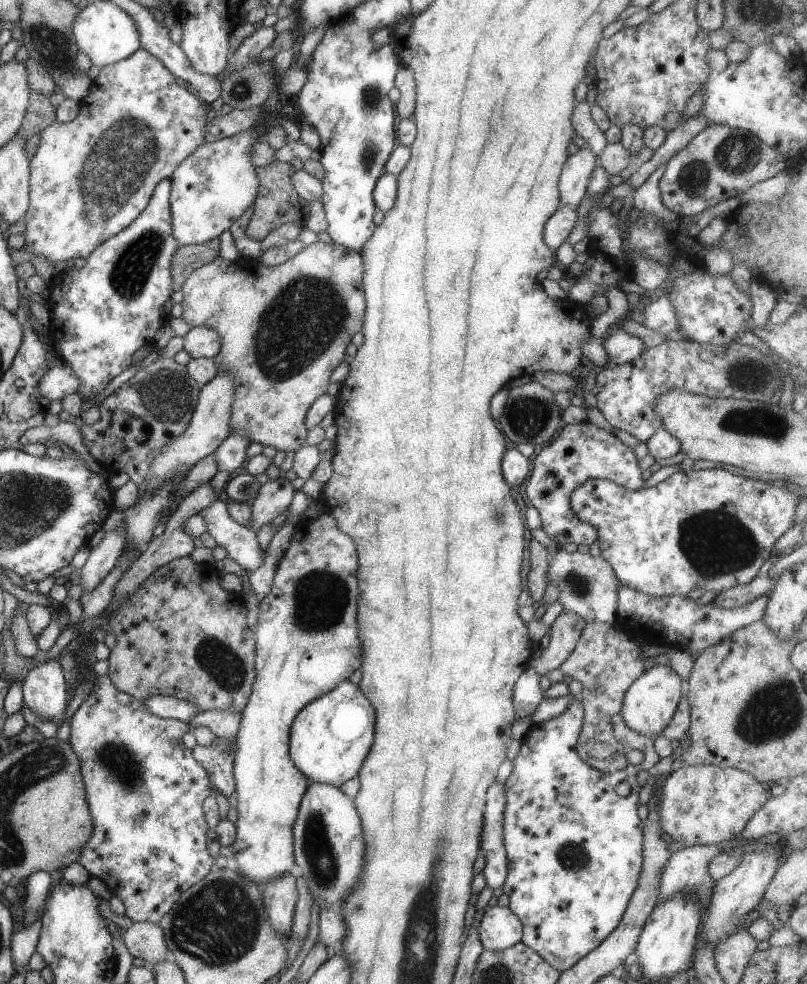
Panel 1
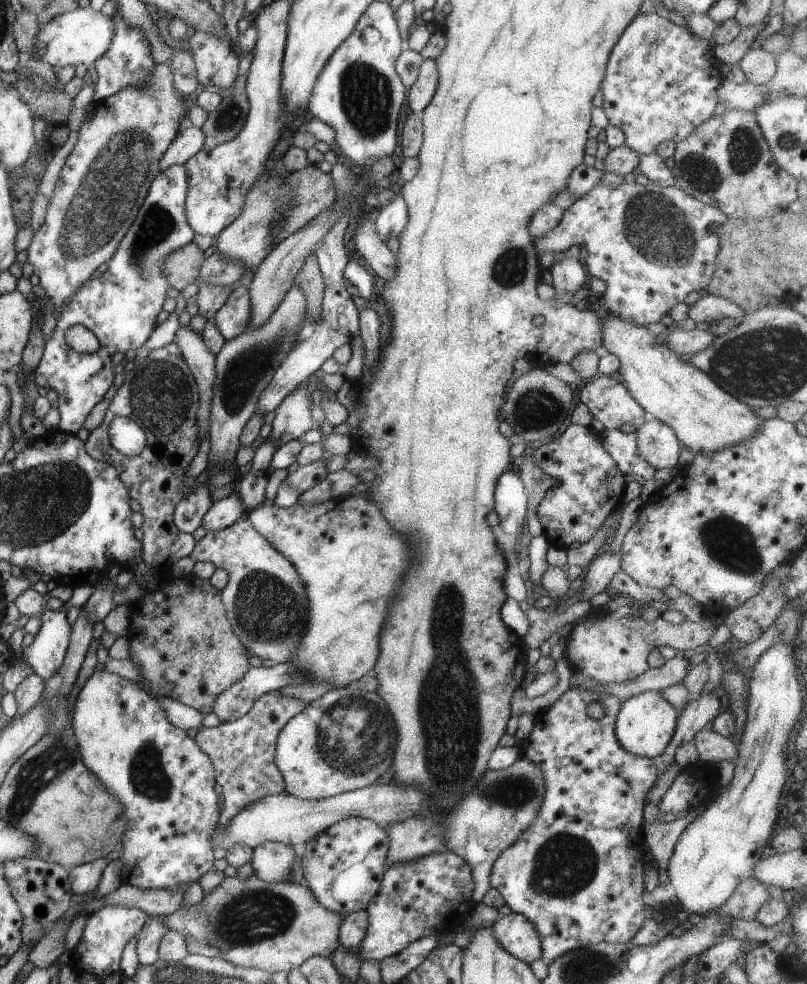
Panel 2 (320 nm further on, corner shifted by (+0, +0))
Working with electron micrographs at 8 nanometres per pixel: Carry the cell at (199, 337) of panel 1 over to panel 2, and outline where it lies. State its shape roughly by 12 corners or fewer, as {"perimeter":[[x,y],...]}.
{"perimeter":[[235,287],[211,319],[225,341],[247,330],[248,290]]}

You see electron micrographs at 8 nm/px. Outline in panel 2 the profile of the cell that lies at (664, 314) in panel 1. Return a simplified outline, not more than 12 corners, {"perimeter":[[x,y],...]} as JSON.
{"perimeter":[[706,295],[689,307],[693,322],[741,318],[748,312],[726,298]]}

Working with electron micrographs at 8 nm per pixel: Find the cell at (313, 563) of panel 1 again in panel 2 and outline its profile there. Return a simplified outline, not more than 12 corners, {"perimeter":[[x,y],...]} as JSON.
{"perimeter":[[364,491],[247,518],[293,564],[309,622],[289,661],[373,668],[405,540]]}

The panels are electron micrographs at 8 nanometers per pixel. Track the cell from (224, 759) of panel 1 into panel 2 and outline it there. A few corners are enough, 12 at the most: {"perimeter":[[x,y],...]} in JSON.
{"perimeter":[[267,691],[194,743],[221,787],[215,827],[284,790],[274,759],[306,704]]}

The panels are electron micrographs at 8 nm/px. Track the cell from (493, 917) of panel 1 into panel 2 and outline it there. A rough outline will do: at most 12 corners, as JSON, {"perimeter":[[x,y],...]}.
{"perimeter":[[509,913],[491,925],[498,945],[528,965],[540,958],[533,923]]}

